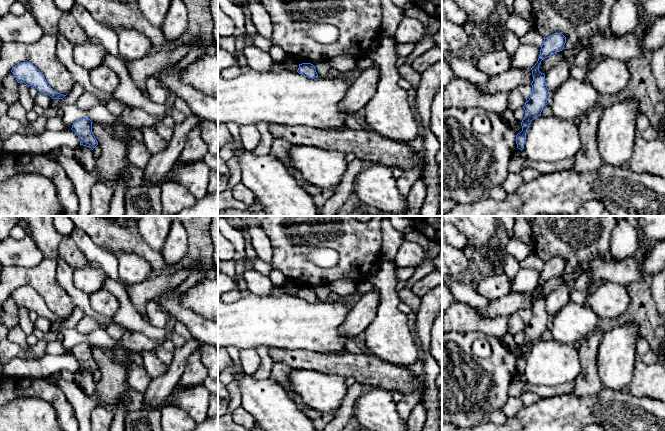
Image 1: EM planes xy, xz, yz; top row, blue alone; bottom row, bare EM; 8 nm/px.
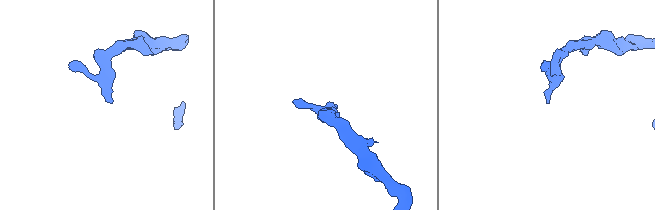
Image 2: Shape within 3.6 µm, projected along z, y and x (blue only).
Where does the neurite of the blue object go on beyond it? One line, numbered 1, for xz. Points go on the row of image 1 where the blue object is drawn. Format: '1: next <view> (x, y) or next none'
1: next none

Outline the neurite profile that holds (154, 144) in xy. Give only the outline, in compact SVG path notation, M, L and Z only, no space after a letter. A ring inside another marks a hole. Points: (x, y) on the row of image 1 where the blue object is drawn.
M142 127L140 130L143 144L151 156L160 153L167 146L168 142L158 135L155 128Z

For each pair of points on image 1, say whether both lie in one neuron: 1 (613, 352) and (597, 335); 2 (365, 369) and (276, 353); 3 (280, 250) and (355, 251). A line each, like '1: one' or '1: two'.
1: two
2: one
3: one

